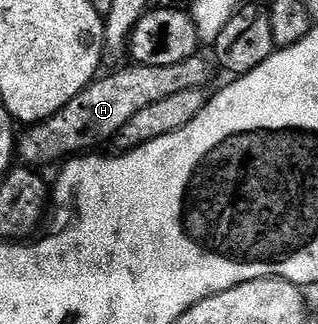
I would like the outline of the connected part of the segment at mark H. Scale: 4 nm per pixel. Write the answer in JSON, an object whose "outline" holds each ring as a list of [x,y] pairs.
{"outline":[[[197,54],[174,66],[136,64],[106,77],[105,80],[97,79],[72,99],[61,112],[56,112],[49,120],[42,120],[24,130],[24,133],[19,133],[18,152],[19,155],[24,155],[23,163],[28,166],[52,164],[55,160],[63,161],[69,154],[95,149],[92,147],[99,140],[115,141],[123,127],[136,114],[145,110],[146,106],[161,102],[173,94],[182,94],[182,90],[207,89],[212,80],[213,61],[209,60],[204,54]]]}

